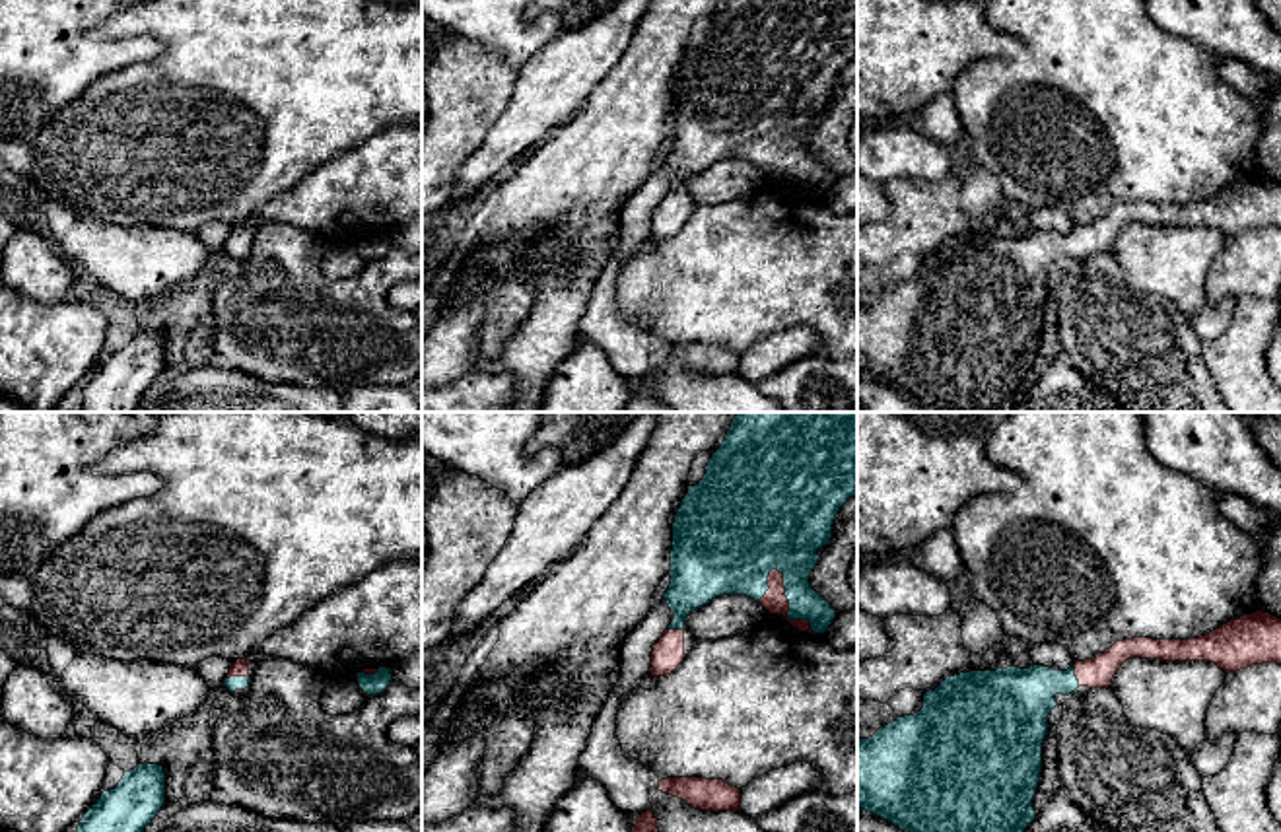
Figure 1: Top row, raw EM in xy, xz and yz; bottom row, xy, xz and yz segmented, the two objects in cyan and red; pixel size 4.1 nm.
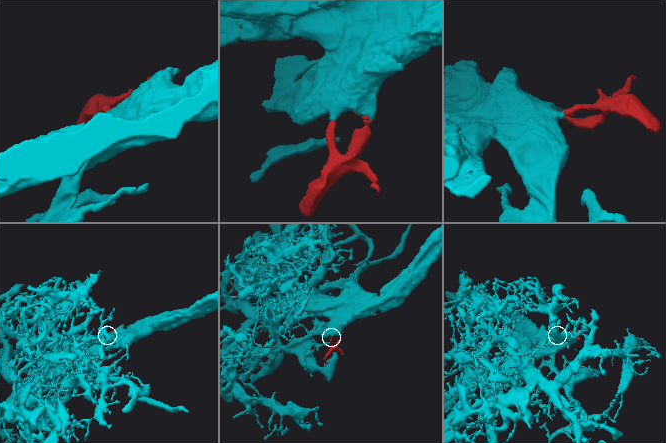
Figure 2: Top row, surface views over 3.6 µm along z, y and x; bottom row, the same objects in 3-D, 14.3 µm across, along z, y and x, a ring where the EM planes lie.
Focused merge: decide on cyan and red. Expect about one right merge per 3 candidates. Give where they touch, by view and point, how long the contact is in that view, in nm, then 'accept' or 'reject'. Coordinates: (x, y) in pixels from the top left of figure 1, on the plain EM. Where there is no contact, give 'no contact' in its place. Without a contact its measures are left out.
xz (790, 172) | 320 nm | accept

